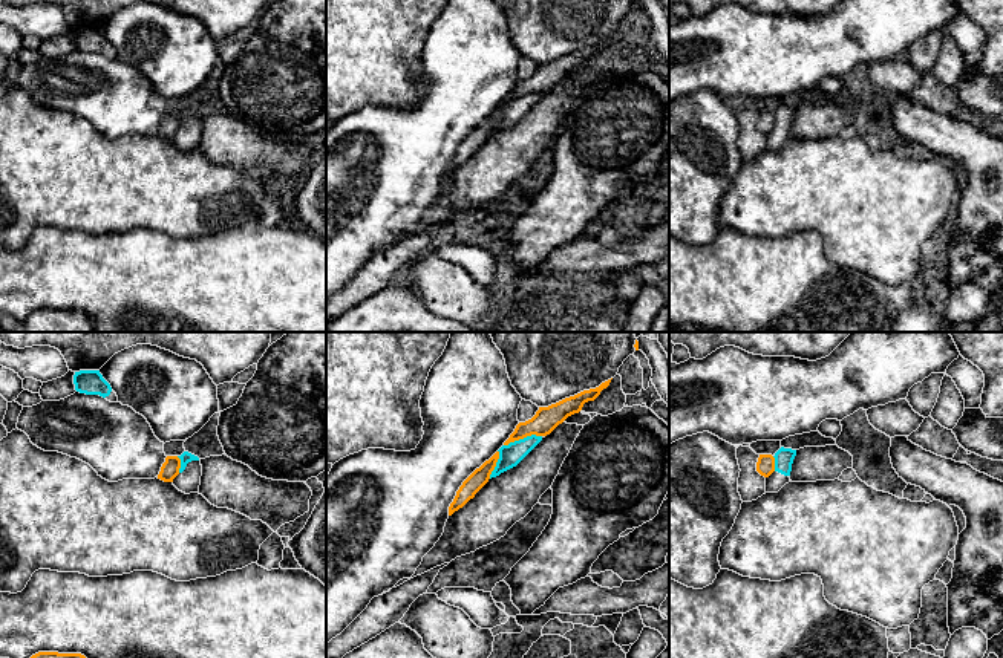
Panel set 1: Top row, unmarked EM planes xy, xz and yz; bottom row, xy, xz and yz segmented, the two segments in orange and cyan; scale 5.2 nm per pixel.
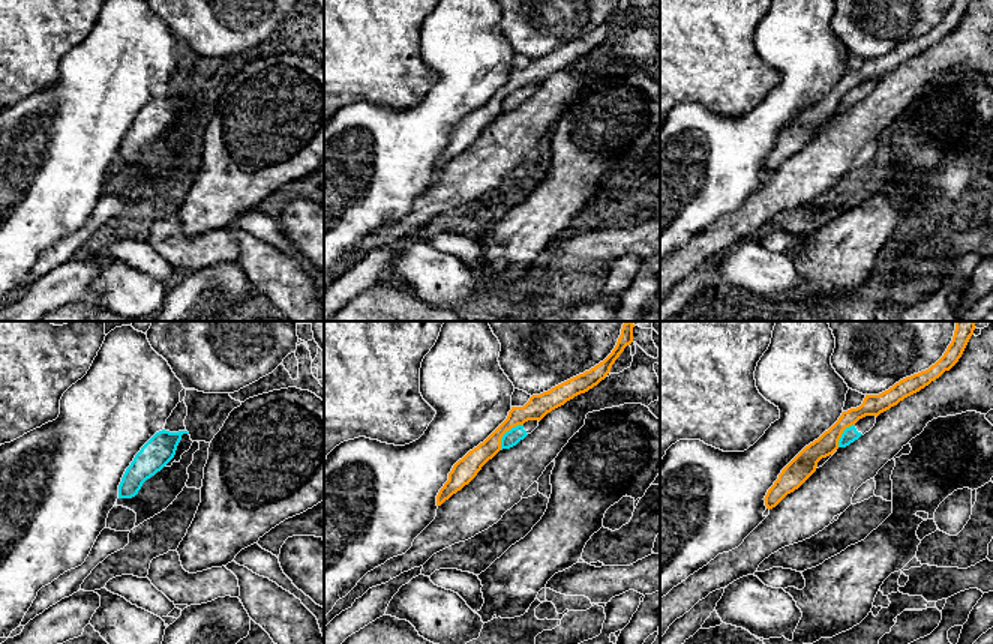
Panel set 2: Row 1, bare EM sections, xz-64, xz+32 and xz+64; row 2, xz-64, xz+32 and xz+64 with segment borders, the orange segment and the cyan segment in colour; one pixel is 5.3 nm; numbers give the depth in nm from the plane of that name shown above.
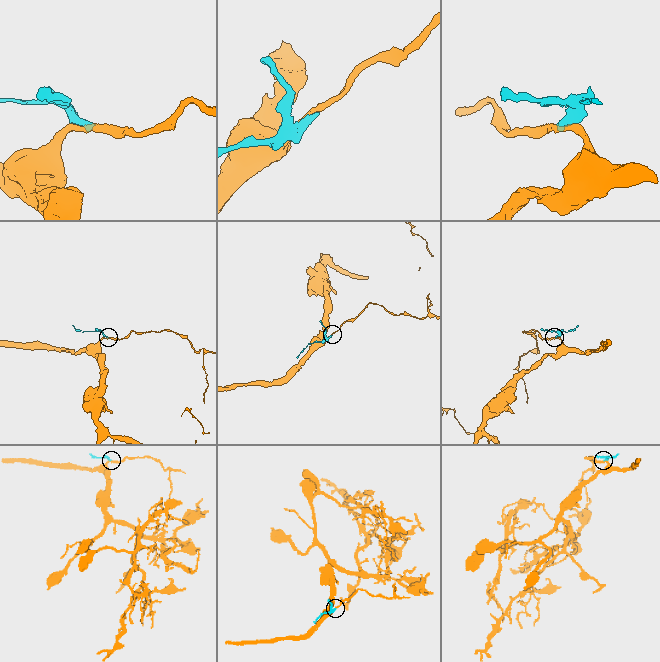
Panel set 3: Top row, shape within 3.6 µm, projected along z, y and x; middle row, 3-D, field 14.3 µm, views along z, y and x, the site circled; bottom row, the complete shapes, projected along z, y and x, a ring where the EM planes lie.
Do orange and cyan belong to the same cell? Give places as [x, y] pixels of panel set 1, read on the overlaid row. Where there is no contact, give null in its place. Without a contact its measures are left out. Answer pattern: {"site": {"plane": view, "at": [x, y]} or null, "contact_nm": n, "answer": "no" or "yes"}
{"site": {"plane": "xz", "at": [522, 438]}, "contact_nm": 200, "answer": "no"}

